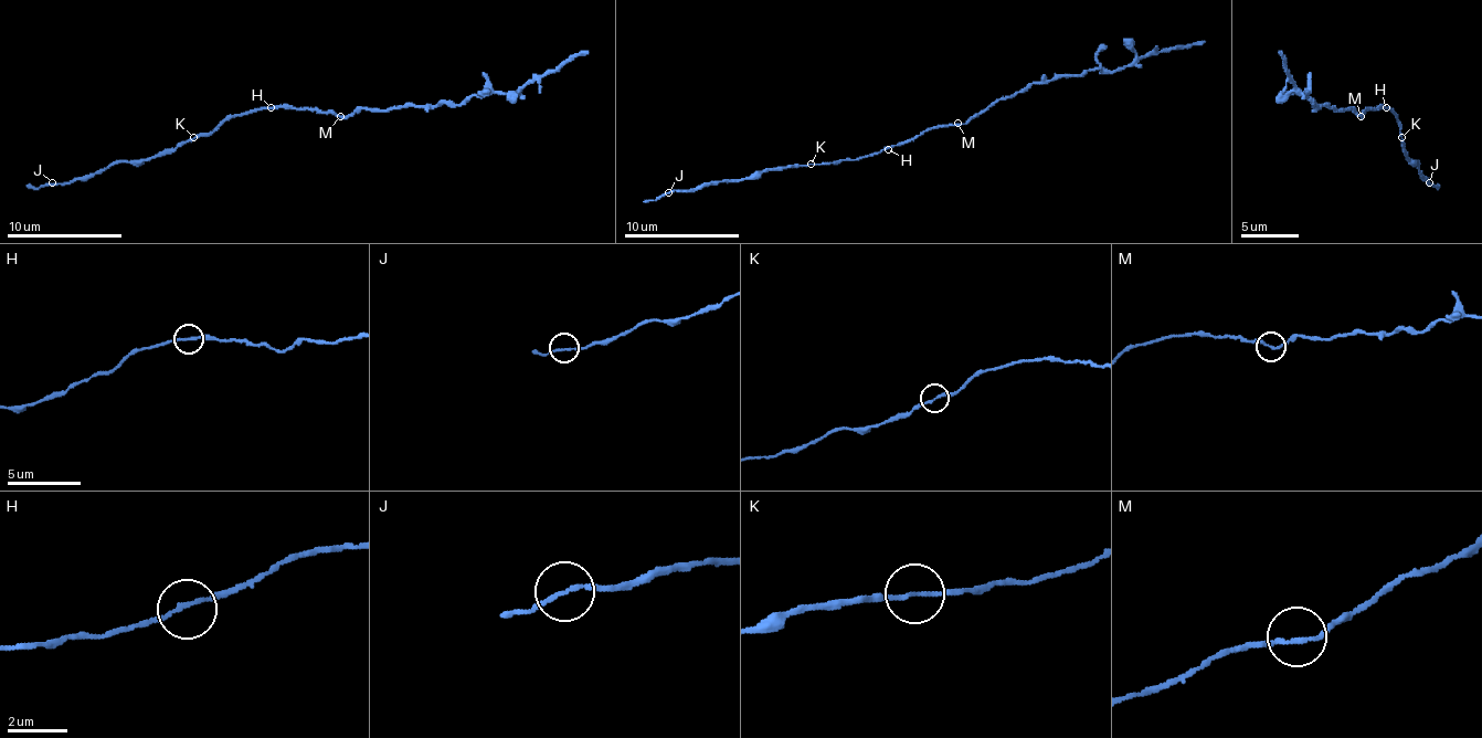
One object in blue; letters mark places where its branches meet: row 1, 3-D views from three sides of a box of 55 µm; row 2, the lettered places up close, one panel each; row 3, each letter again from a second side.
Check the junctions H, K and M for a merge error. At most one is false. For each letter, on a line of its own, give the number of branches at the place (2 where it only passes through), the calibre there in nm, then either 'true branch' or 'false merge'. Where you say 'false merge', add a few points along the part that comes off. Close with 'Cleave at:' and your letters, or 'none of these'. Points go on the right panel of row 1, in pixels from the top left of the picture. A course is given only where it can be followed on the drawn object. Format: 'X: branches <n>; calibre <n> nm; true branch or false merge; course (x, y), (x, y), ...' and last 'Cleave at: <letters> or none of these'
H: branches 2; calibre 150 nm; true branch
K: branches 2; calibre 150 nm; false merge; course (1400, 137), (1412, 162), (1418, 162), (1429, 182), (1438, 189), (1438, 186)
M: branches 2; calibre 160 nm; true branch
Cleave at: K

